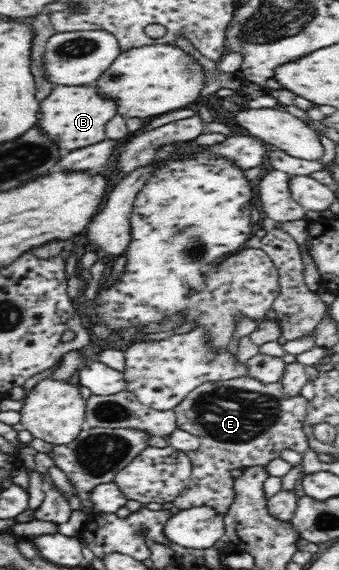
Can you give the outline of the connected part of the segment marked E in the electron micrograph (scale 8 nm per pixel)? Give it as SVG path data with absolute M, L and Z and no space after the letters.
M248 376L205 382L192 390L174 412L177 428L198 436L200 446L186 452L192 465L190 482L172 501L174 511L209 506L224 518L235 497L232 470L264 466L286 448L301 453L309 447L302 430L308 401L301 394L286 394L280 381L266 384Z

